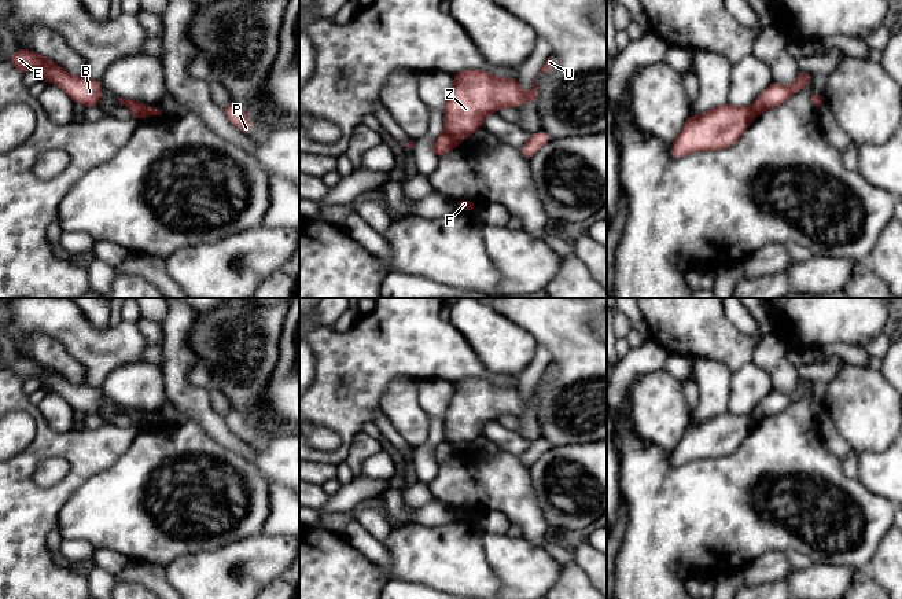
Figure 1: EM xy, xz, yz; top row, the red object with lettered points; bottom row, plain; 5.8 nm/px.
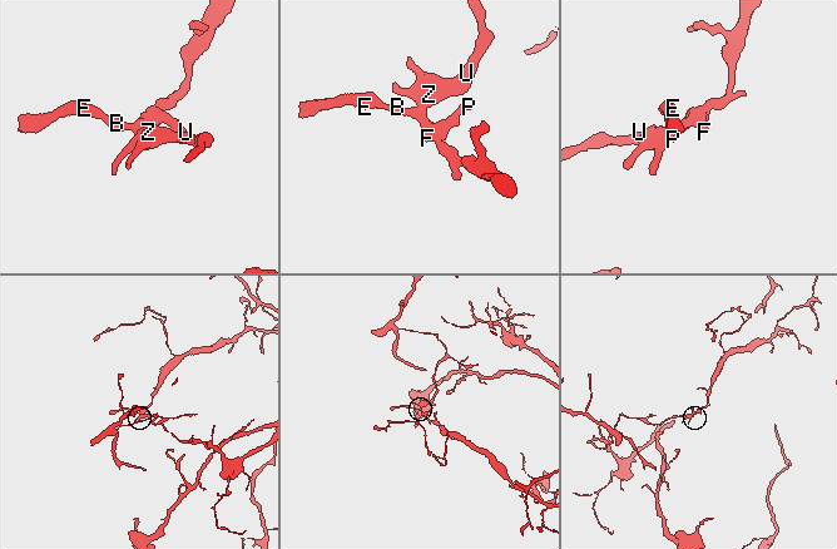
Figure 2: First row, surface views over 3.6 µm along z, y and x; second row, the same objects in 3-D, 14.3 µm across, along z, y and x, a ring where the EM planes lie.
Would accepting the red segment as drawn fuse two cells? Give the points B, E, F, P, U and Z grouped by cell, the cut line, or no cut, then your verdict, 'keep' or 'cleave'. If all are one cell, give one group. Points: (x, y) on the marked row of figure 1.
groups B E F P / U Z; cut xz (445, 132), (463, 138); cleave

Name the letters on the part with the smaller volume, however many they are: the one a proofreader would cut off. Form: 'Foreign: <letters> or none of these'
Foreign: U, Z

